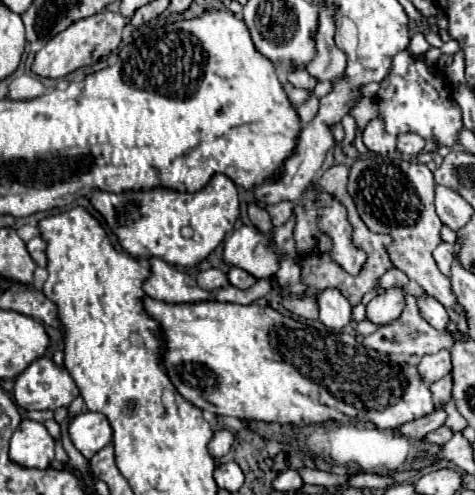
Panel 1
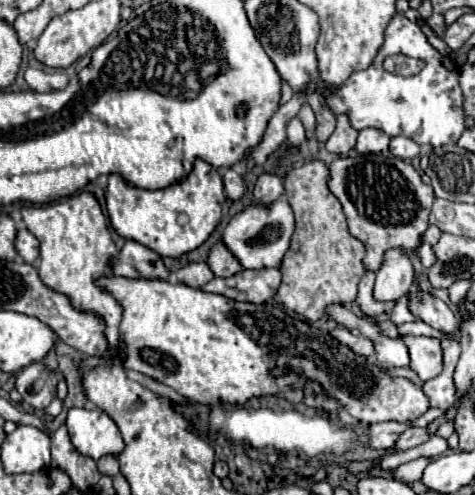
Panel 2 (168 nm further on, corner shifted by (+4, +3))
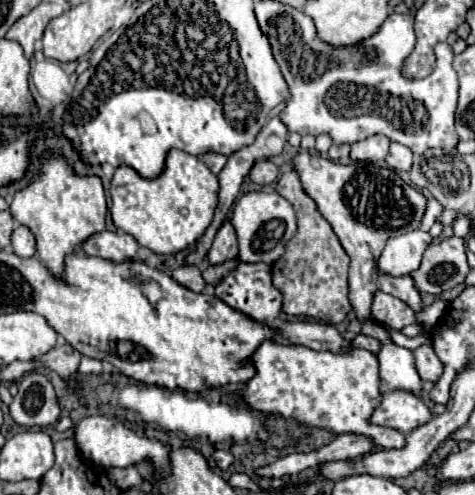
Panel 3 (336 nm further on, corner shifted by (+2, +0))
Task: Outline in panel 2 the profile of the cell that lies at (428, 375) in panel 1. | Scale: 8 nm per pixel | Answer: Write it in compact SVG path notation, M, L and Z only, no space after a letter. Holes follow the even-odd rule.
M402 337L410 349L410 367L422 381L436 377L442 371L442 347L438 337Z

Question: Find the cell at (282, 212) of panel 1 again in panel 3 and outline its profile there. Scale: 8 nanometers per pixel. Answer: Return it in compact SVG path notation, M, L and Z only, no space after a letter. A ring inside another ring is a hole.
M256 160L248 176L250 176L252 182L256 182L260 186L266 186L266 184L272 184L276 180L278 168L270 160Z

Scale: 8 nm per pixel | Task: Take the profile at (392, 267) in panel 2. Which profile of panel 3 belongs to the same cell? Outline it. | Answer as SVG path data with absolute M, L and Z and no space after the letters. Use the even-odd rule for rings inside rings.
M412 230L398 238L390 238L378 260L380 272L392 276L404 276L414 272L420 266L422 254L432 244L432 236L424 230Z

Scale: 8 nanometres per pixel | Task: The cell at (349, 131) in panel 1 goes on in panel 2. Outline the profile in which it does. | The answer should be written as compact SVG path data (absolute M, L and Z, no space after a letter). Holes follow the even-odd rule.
M317 92L308 95L308 103L312 105L312 109L314 109L314 113L316 113L318 121L320 121L320 125L316 129L316 137L318 137L318 141L328 141L330 135L334 133L334 129L336 129L336 117L322 100L323 97Z

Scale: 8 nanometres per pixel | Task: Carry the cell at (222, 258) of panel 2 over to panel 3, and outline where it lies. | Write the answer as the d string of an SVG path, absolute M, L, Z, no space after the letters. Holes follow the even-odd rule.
M226 218L224 224L220 226L220 230L216 232L214 244L208 252L208 262L210 264L220 264L228 258L236 258L238 256L238 242L236 242L236 232L234 226L230 224L230 220Z

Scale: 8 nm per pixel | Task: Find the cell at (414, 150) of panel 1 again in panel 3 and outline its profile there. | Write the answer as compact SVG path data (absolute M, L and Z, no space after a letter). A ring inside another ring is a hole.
M392 142L390 144L390 152L386 156L386 162L394 170L410 170L410 166L412 166L412 152L408 148L404 148L402 144Z

